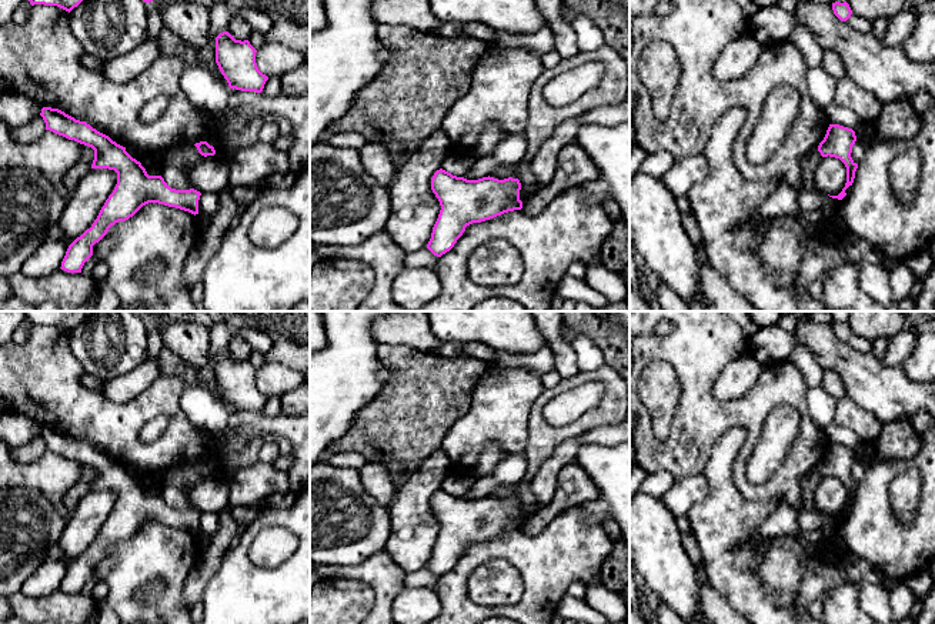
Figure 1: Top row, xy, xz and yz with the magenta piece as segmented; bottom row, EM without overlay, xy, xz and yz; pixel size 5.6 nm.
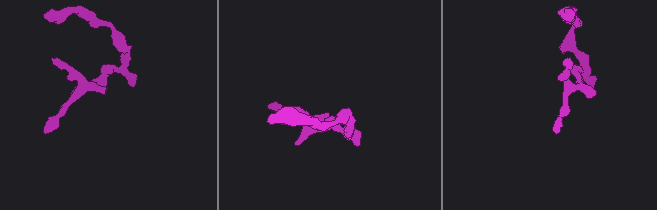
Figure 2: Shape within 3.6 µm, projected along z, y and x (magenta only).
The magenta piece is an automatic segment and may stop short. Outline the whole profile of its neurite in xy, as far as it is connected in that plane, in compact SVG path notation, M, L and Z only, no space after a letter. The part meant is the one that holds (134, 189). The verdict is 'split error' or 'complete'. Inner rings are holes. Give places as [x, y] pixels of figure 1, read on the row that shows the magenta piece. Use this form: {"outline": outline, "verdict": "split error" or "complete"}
{"outline": "M43 107L40 116L46 123L46 130L94 150L91 168L108 168L117 173L113 193L91 227L69 246L61 270L81 273L84 263L93 256L93 246L107 234L108 228L118 221L128 220L148 203L198 214L200 191L176 190L161 176L148 176L141 163L126 151L126 147L59 109Z", "verdict": "complete"}

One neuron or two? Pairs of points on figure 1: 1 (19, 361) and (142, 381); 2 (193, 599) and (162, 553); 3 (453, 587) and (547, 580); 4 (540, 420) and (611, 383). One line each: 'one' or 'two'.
1: two
2: two
3: one
4: one

